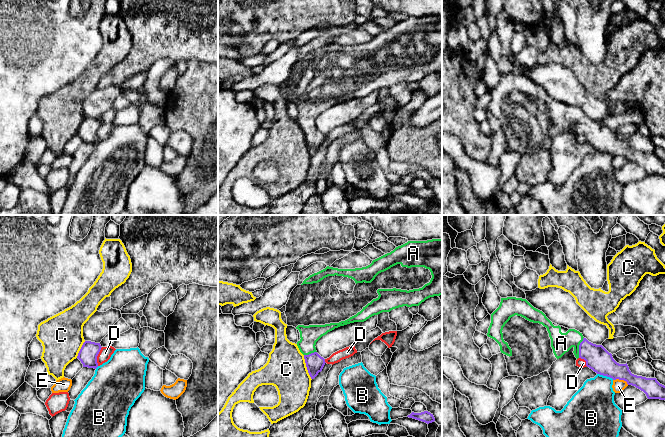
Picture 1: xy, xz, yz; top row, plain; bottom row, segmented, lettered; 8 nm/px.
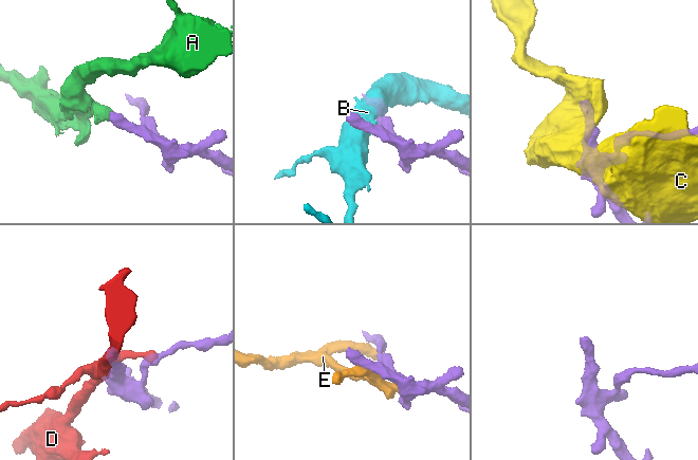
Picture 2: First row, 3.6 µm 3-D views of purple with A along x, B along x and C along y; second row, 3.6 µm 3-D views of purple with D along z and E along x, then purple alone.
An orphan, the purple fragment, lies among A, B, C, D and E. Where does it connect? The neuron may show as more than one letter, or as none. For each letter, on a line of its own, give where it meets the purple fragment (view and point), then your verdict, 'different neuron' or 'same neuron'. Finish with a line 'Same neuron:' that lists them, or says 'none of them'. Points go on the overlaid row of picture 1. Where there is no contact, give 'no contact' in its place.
A: meets purple in yz at (579, 347); same neuron
B: meets purple in yz at (605, 375); different neuron
C: meets purple in xz at (306, 366); different neuron
D: meets purple in xy at (97, 355); different neuron
E: meets purple in yz at (621, 379); different neuron
Same neuron: A

